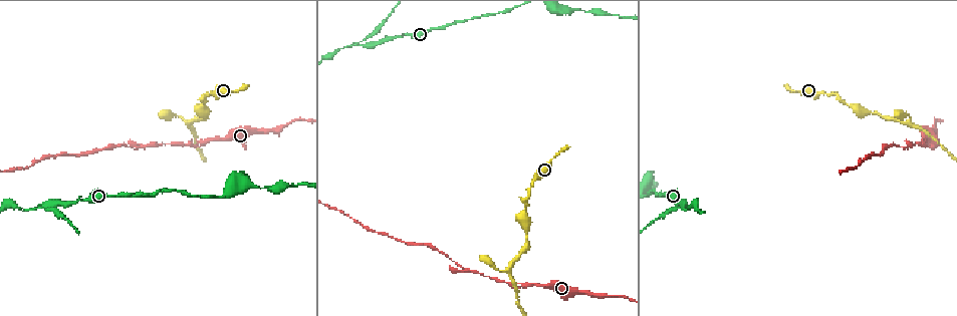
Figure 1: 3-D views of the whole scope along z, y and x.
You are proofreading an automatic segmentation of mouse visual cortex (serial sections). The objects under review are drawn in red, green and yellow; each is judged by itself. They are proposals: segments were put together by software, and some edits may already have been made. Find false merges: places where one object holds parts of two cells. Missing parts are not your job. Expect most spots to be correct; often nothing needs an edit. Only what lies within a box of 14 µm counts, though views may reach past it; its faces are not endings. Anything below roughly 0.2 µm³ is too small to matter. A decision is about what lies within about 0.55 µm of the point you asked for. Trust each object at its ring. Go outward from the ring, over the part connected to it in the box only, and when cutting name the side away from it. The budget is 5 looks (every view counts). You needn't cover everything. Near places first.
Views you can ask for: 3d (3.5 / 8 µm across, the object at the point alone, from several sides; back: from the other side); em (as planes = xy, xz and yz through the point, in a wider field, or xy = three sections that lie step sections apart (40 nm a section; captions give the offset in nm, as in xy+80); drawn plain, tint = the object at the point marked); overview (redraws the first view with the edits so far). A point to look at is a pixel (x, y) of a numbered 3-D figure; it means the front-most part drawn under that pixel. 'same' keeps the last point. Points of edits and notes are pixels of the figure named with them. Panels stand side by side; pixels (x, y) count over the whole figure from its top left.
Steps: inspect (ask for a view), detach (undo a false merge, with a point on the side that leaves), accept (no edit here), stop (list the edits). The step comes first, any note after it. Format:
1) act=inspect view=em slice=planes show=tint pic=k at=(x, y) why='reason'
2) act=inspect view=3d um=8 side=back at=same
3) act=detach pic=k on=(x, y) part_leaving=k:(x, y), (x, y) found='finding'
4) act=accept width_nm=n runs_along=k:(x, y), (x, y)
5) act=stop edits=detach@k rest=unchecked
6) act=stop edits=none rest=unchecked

act=inspect view=3d um=3.5 side=back pic=1 at=(617, 296) why='thin neck'

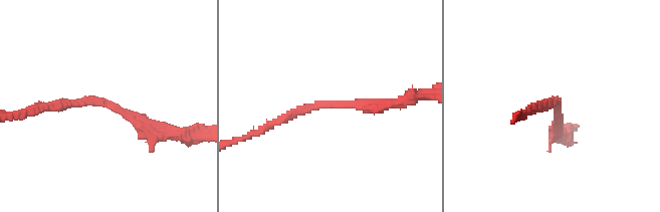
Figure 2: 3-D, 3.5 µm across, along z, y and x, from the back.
act=inspect view=em slice=xy step=3 show=tint pic=2 at=(105, 104) arm_widths_nm=150,150 why='shape alone is not enough'

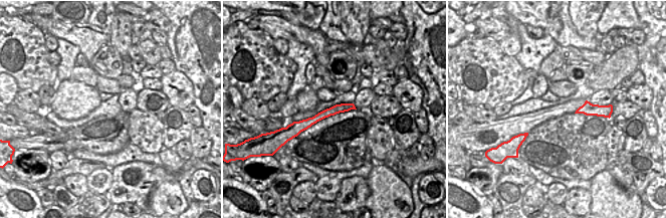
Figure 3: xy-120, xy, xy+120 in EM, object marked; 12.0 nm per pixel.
act=inspect view=em slice=planes show=tint at=same

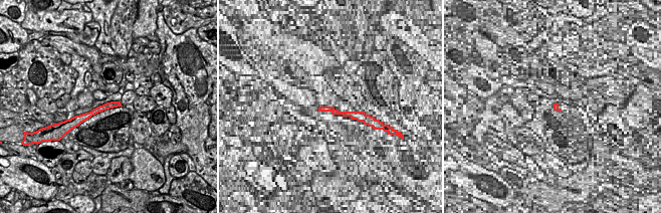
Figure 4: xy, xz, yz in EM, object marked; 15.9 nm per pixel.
act=accept found='one cell here'

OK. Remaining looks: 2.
act=inspect view=3d um=3.5 pic=1 at=(451, 258) why='thin neck'

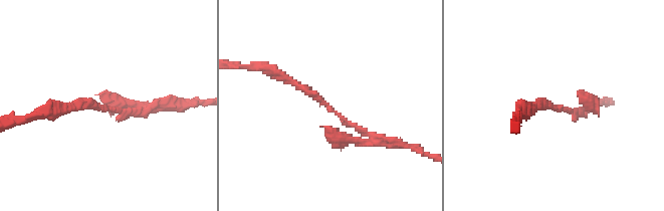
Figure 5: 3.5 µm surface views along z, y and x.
act=inspect view=em slice=xy step=1 show=tint pic=5 at=(334, 109) arm_widths_nm=150,150

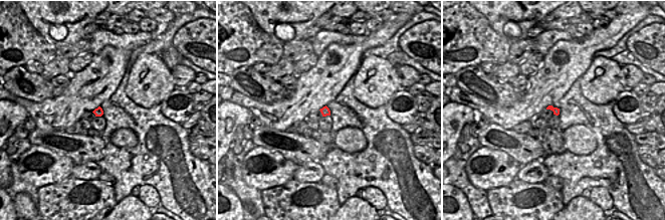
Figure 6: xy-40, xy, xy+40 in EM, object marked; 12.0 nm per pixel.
act=accept runs_along=5:(388, 143), (358, 130), (277, 75) found='all the same cell'

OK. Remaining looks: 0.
act=stop edits=none rest=unchecked

